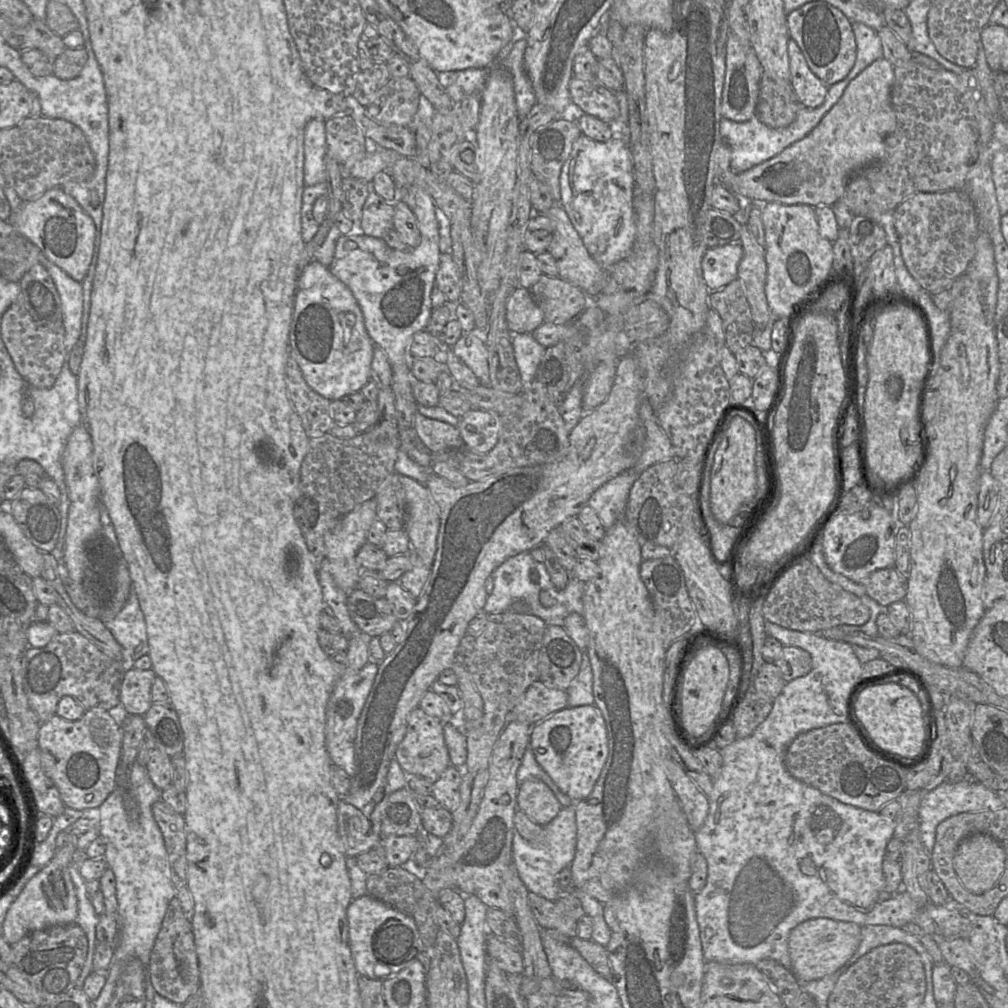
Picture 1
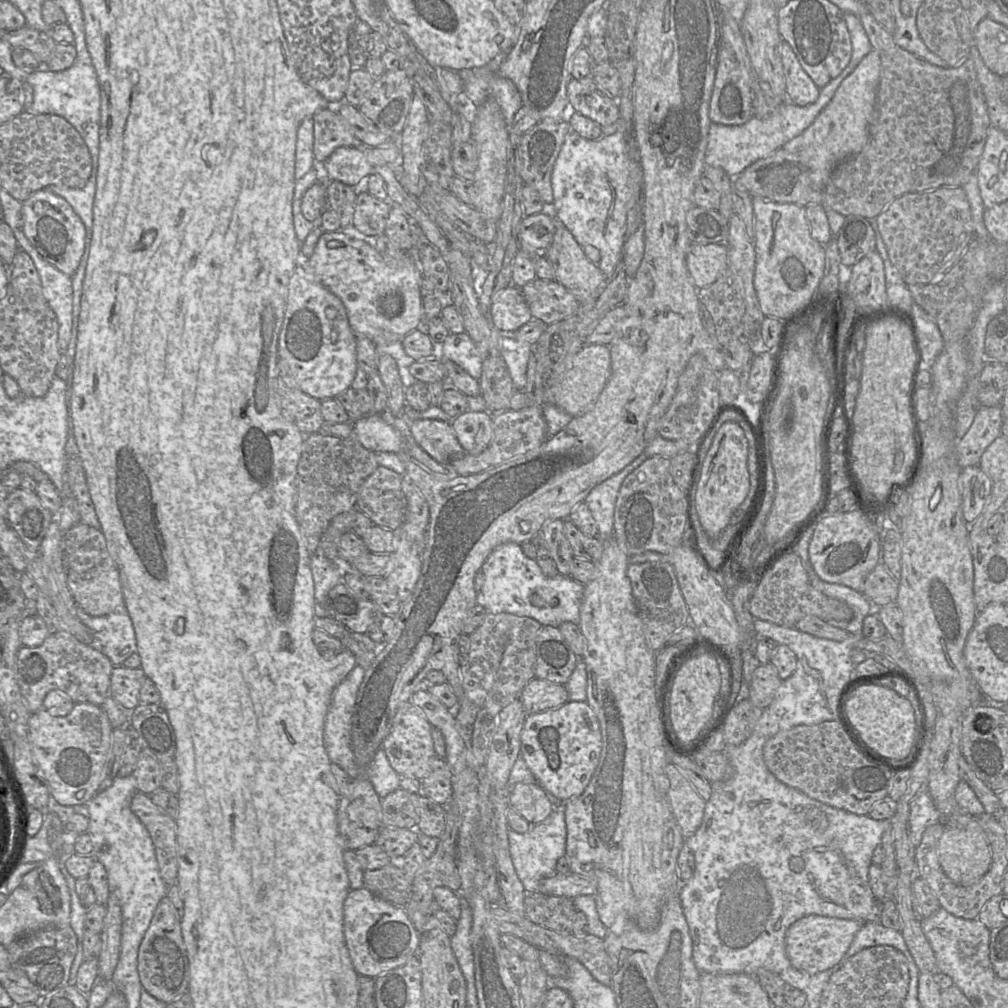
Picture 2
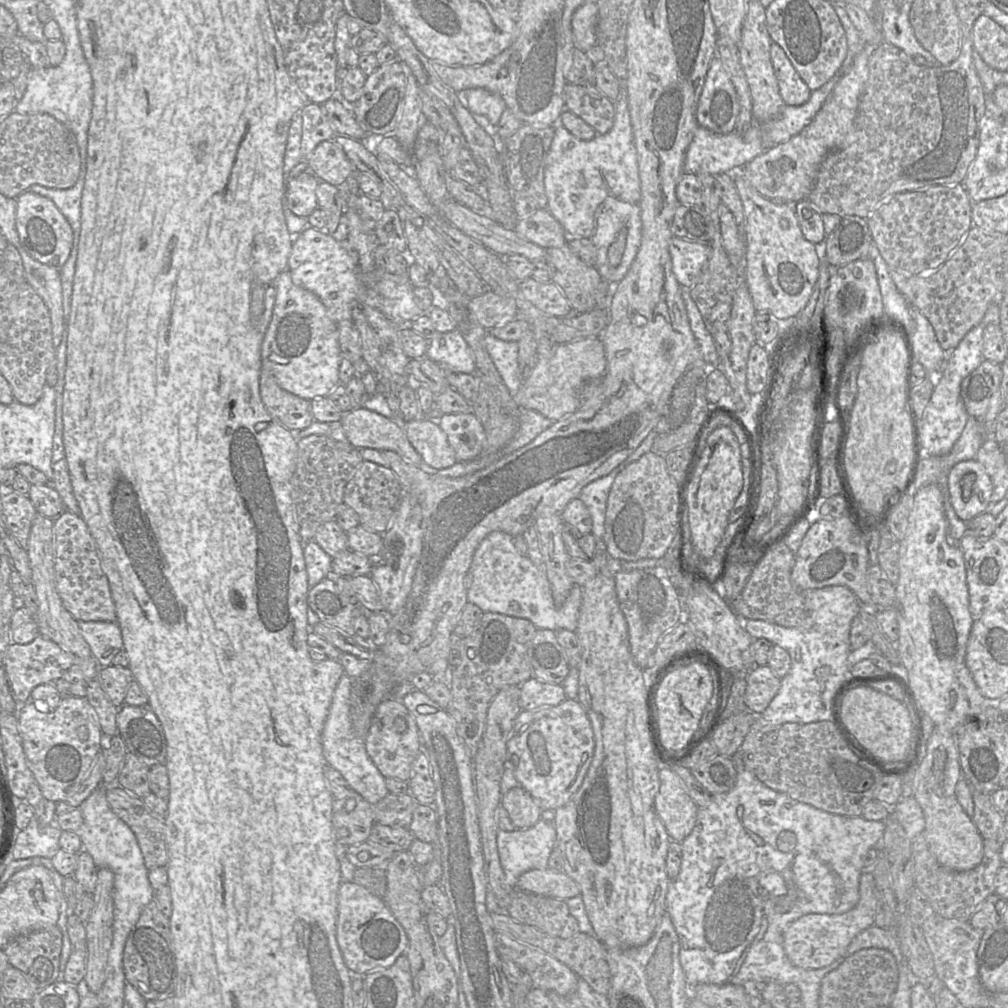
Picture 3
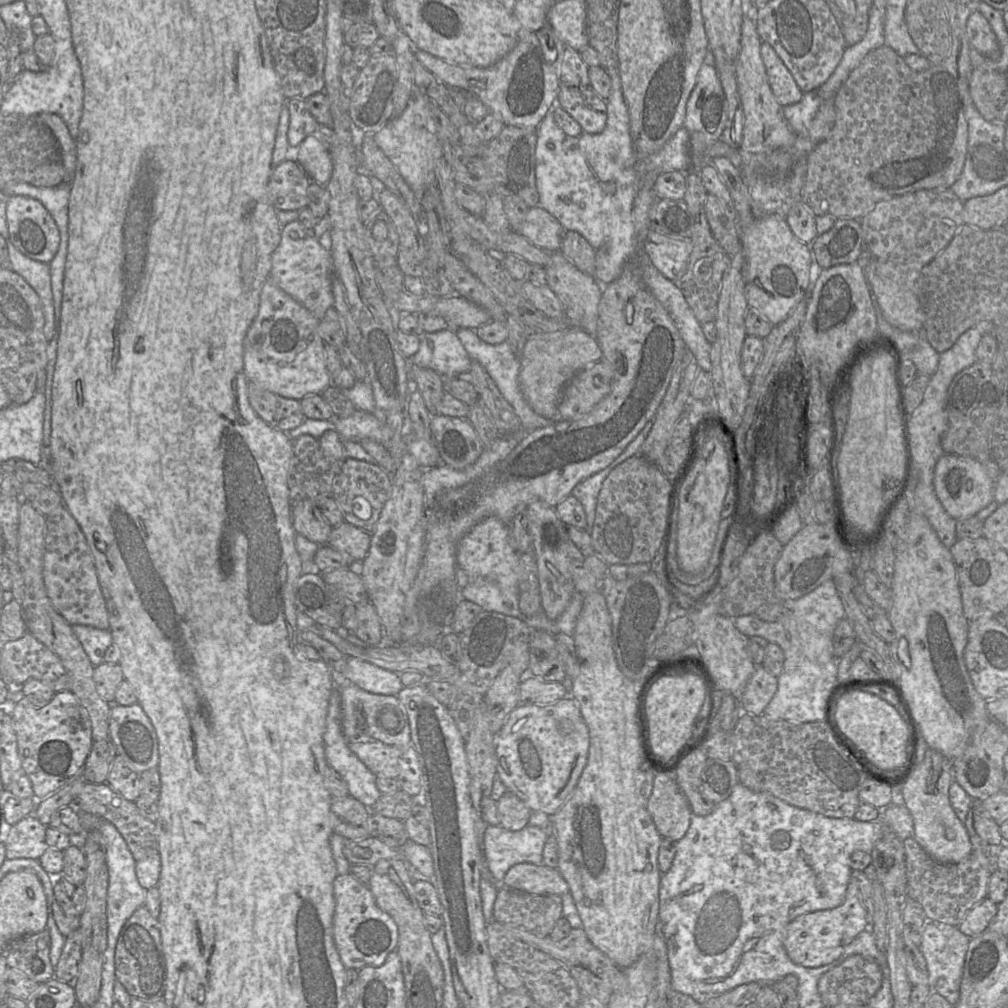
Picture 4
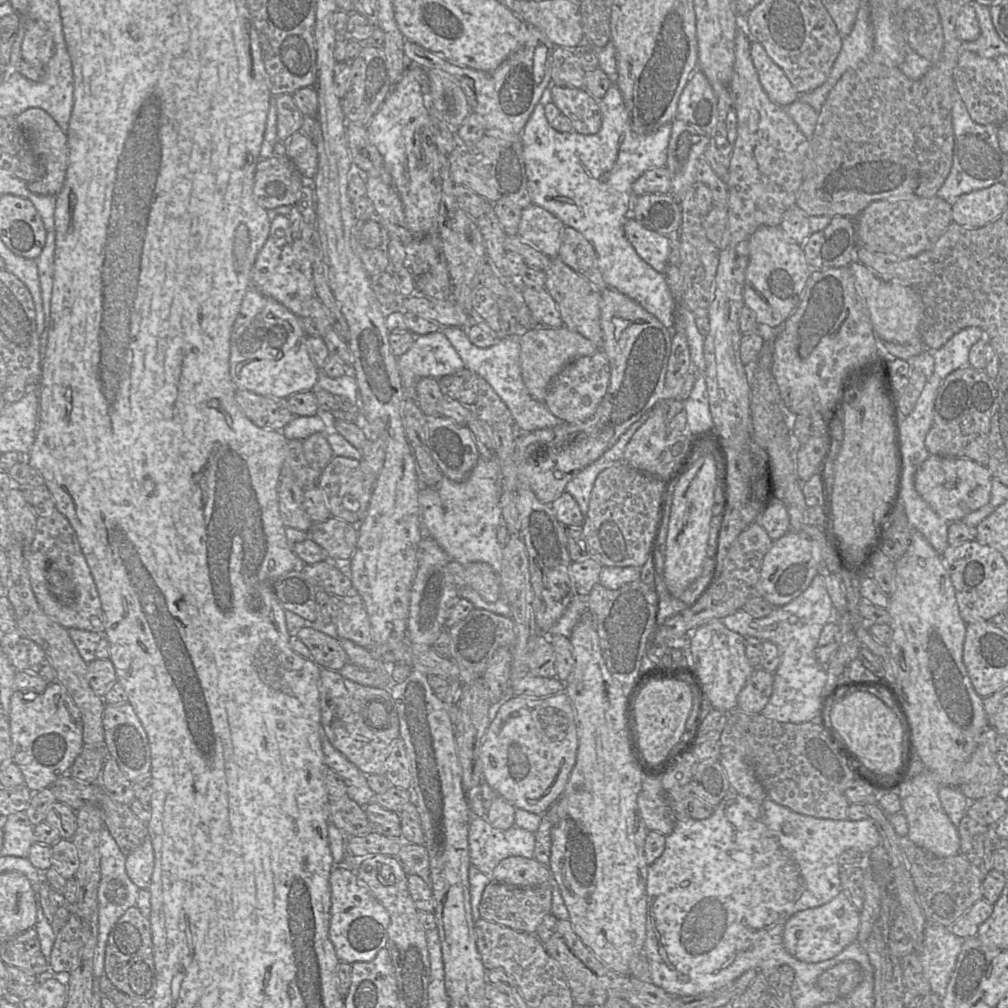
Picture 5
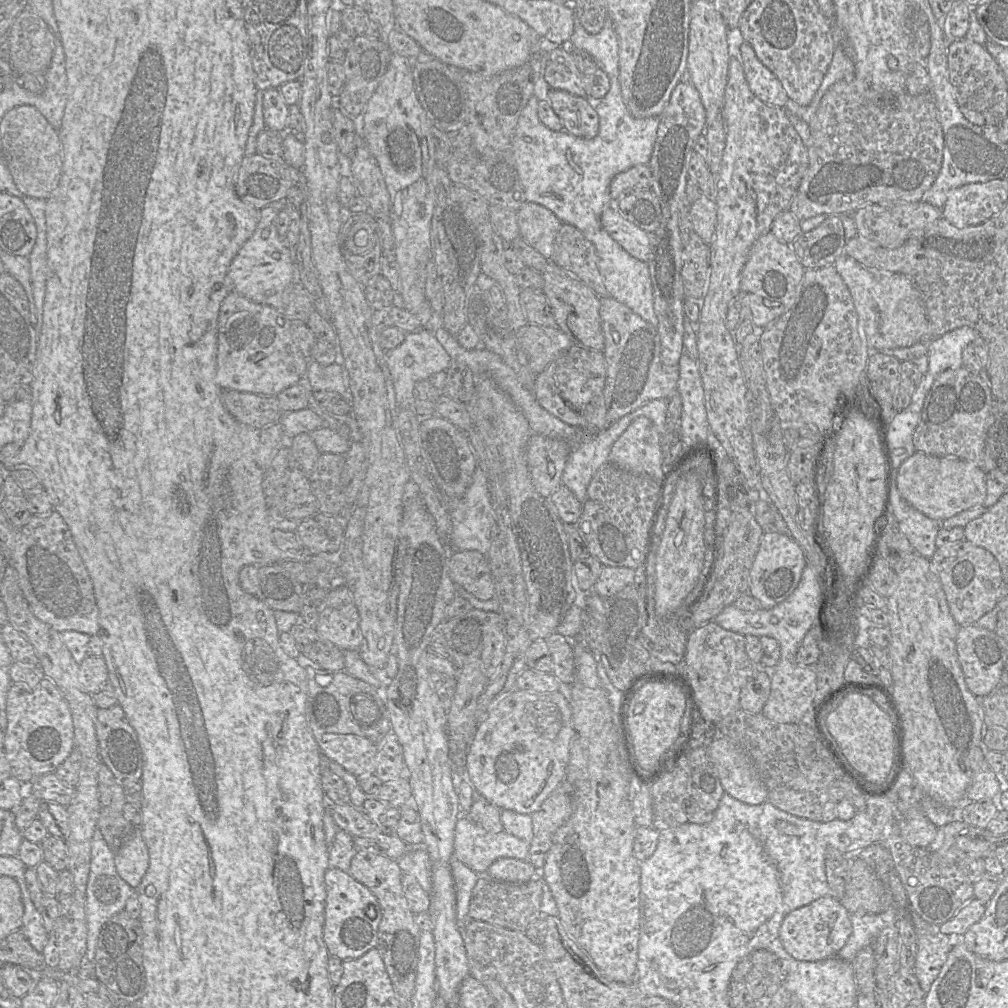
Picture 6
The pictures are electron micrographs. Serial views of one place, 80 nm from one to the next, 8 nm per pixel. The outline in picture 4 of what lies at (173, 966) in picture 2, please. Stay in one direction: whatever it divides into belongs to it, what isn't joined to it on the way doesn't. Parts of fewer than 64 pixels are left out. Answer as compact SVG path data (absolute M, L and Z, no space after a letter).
M144 906L138 908L122 927L115 949L115 975L131 997L154 1002L163 1000L166 989L166 962L161 944L161 932L158 918L153 918Z

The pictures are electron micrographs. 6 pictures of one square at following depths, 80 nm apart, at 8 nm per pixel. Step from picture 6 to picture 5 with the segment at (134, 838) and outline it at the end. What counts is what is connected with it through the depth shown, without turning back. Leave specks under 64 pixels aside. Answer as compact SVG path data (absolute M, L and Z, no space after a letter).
M150 839L126 856L126 873L130 880L142 890L148 890L155 866L155 855Z

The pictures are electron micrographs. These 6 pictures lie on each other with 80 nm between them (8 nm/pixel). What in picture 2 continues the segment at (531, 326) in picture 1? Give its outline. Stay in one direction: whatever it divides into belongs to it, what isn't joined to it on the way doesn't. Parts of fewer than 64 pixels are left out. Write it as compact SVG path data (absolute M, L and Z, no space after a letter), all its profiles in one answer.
M513 285L493 296L490 312L492 325L501 333L513 333L533 319L520 288Z

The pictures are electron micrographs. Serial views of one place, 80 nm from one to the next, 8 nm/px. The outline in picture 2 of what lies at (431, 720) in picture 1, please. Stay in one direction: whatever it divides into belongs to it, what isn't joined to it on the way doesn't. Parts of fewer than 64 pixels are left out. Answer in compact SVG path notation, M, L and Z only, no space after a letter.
M412 702L402 703L393 719L389 735L382 744L391 767L399 776L423 780L431 772L431 762L437 757L432 738L432 726L423 711Z

